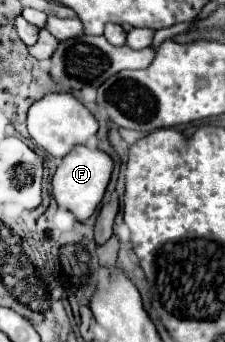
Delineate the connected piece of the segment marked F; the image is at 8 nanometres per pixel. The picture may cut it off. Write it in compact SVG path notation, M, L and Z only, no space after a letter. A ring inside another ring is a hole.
M79 144L61 160L61 164L55 170L51 180L53 196L57 204L71 210L77 216L77 220L87 220L101 204L105 188L111 180L111 172L113 172L113 158L107 152Z

